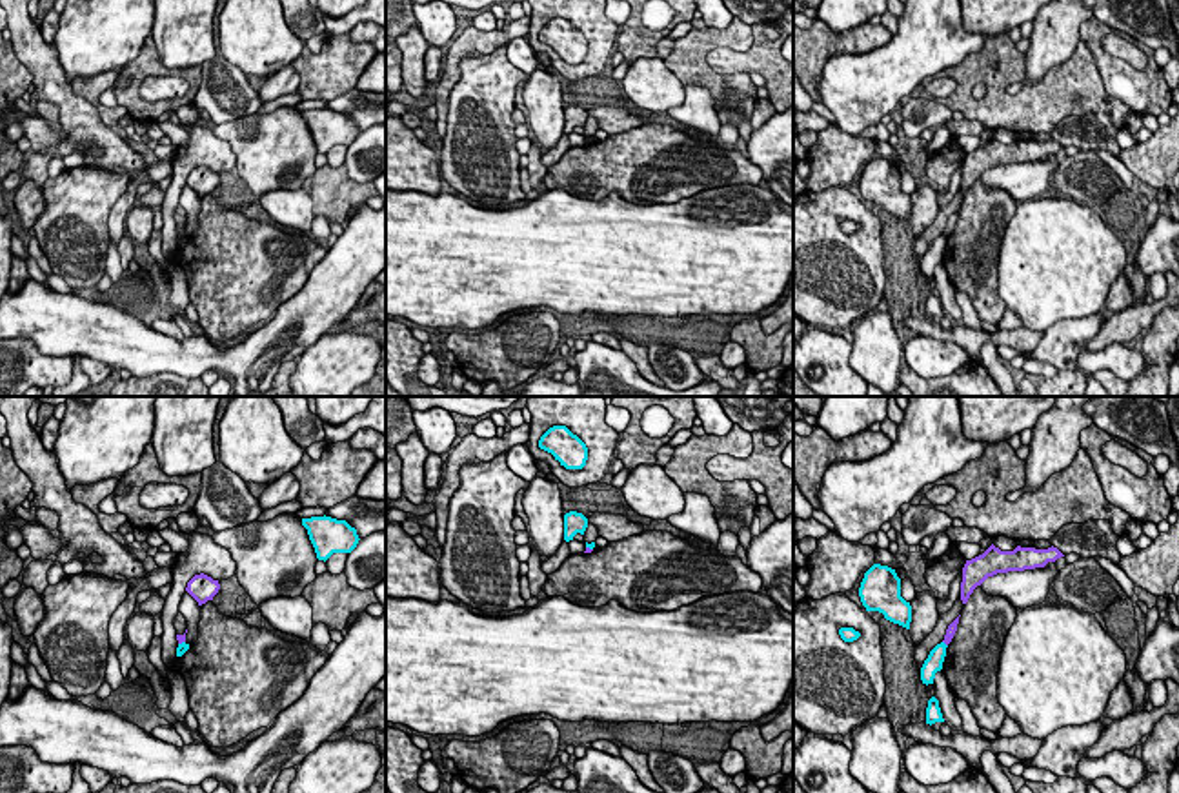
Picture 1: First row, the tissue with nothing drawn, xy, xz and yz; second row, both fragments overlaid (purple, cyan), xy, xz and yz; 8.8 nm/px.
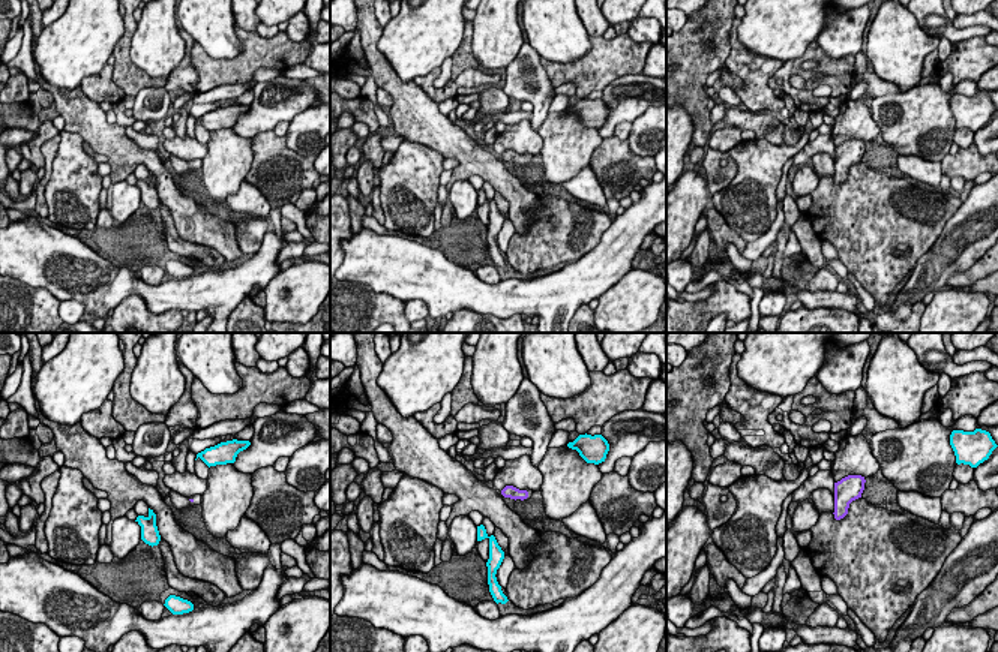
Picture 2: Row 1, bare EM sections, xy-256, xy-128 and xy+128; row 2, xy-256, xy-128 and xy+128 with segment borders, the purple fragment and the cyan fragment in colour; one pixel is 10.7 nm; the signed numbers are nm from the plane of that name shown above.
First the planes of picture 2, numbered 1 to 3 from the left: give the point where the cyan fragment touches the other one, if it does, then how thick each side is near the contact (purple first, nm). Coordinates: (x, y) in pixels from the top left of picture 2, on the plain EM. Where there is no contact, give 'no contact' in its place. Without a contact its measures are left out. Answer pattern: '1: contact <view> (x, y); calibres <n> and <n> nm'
1: no contact
2: no contact
3: no contact

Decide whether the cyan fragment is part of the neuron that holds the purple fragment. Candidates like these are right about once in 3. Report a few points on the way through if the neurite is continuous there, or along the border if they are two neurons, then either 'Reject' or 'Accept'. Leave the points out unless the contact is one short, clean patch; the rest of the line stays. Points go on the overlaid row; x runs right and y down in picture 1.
Boundary: yz (943, 641), (947, 646). Reject

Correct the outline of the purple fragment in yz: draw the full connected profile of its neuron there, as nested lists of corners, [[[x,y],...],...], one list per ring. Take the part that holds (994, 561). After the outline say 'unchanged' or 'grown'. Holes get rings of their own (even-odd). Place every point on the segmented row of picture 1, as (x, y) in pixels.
[[[992,544],[982,555],[966,560],[962,567],[961,600],[966,604],[973,589],[988,577],[1044,567],[1048,562],[1055,562],[1061,557],[1064,555],[1053,546],[1048,549],[1017,546],[1013,551],[1001,551]]]; unchanged

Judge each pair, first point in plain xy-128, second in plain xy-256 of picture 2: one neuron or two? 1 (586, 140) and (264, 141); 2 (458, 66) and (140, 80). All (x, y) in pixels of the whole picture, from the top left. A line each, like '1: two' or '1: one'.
1: two
2: one

